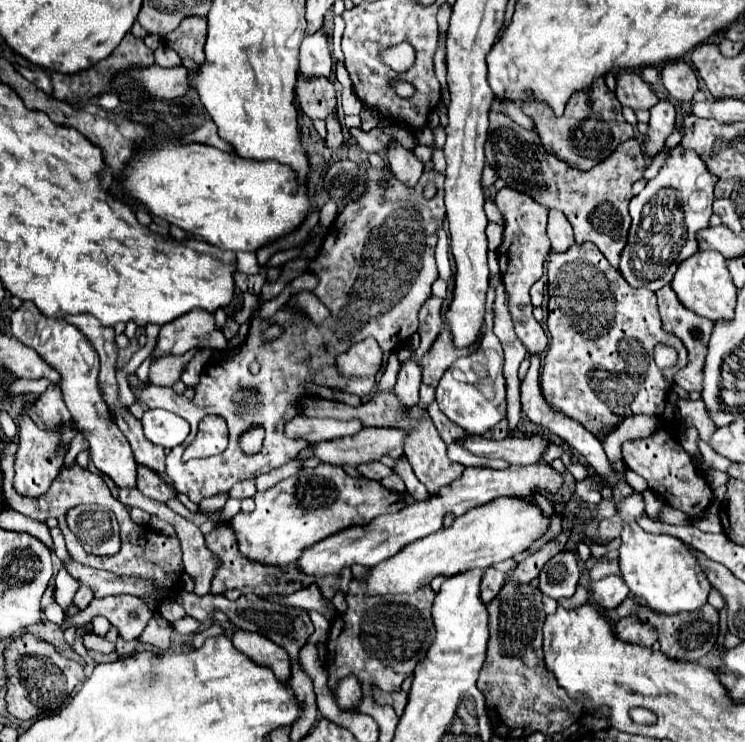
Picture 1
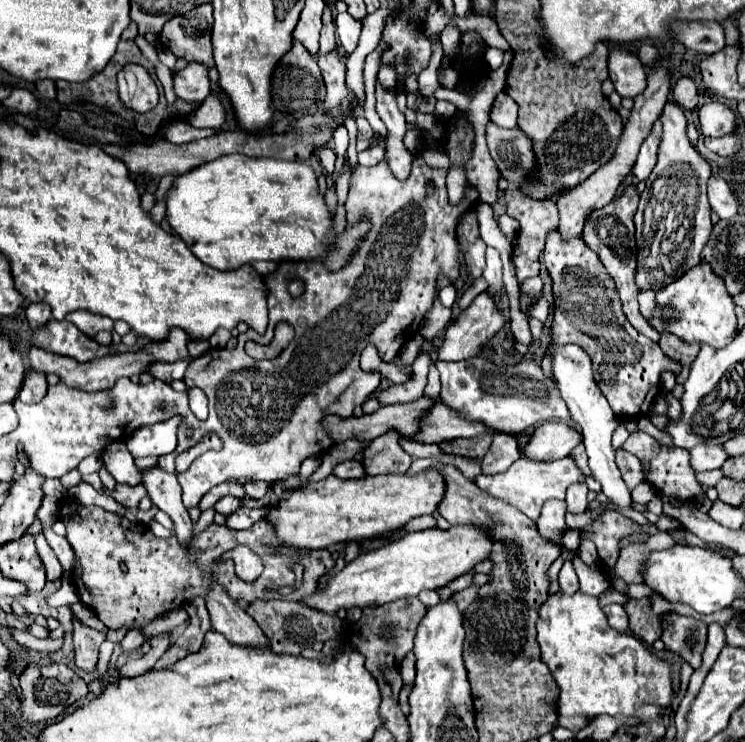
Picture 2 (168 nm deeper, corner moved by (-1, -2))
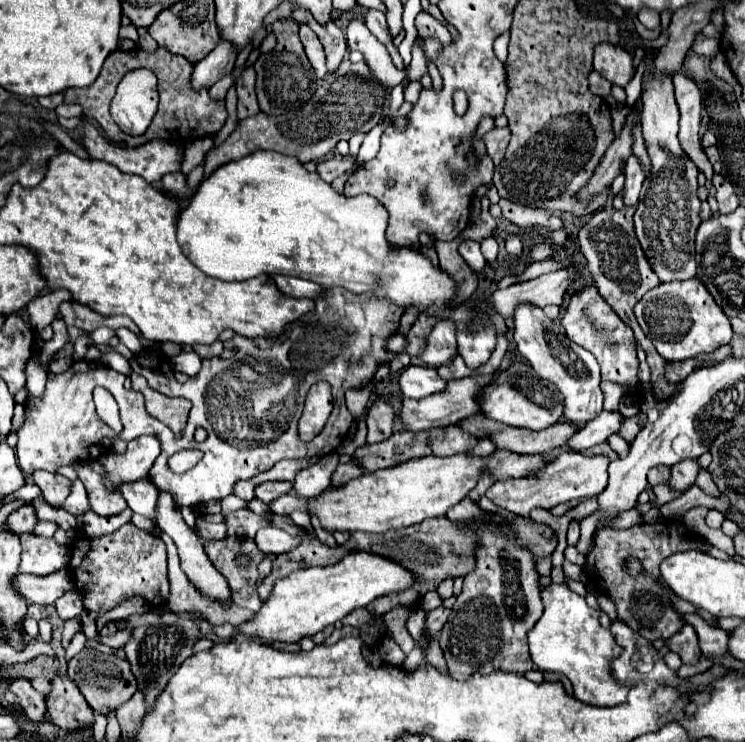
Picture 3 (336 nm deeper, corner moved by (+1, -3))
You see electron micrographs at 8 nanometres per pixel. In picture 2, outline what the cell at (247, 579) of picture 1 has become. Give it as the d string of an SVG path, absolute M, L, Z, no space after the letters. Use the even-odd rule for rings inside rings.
M74 499L62 501L58 519L66 525L66 539L76 553L76 567L70 573L70 581L76 585L80 601L94 609L98 619L108 629L144 629L158 615L184 605L186 599L196 595L206 597L206 591L212 583L222 585L232 599L244 599L248 603L256 599L304 601L318 589L318 579L334 567L334 559L328 549L316 553L276 549L276 545L272 545L272 533L268 533L268 525L262 525L262 521L244 531L234 531L226 525L212 523L184 549L176 537L160 539L152 535L152 531L148 533L144 525L130 523L126 517L108 513L96 505L84 507ZM238 545L250 547L264 561L264 573L252 583L244 583L238 579L232 559L216 565L216 559L222 553L232 551ZM120 561L124 561L124 569L120 567ZM294 563L304 565L304 575L300 583L296 583L296 575L292 571ZM282 587L292 587L292 593L282 595Z

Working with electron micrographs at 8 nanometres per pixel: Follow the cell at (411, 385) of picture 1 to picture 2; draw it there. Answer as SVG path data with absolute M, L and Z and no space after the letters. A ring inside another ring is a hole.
M386 431L368 445L364 451L364 465L368 475L402 475L410 469L412 457L402 449L398 441L398 431Z

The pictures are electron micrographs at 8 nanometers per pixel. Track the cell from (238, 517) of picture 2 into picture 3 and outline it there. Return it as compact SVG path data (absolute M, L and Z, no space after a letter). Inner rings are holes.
M196 508L196 534L202 536L204 540L222 540L226 538L226 524L212 524L212 522L204 522L204 508Z

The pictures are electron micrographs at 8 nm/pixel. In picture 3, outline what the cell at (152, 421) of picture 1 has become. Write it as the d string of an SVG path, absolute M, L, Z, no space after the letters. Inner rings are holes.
M142 436L128 442L128 450L124 454L104 454L98 462L104 466L102 484L106 490L120 490L122 484L136 482L148 476L154 458L158 456L158 440L152 436Z

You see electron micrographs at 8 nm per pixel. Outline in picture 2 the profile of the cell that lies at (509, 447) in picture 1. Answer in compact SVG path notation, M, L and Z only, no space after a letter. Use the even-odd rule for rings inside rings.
M548 421L534 429L528 443L520 447L520 455L530 461L550 463L566 457L582 441L580 433L560 421Z

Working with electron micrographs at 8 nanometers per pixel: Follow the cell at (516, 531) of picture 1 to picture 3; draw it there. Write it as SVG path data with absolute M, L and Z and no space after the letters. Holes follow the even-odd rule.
M352 552L334 566L302 568L278 580L272 594L256 612L256 616L236 626L236 632L250 638L260 638L264 644L300 642L300 638L314 636L328 624L340 622L352 610L368 606L378 596L410 588L412 582L414 576L406 574L406 570L402 570L402 566L398 566L396 562L378 558L376 554L368 552Z

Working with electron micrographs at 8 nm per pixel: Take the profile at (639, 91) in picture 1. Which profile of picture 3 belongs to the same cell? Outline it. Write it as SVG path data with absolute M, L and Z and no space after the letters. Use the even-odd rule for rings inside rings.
M602 42L594 48L594 70L612 84L626 86L634 76L632 54L622 46Z

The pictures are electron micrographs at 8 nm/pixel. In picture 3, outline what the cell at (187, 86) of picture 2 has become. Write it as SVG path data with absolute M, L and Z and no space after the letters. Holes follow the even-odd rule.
M220 42L212 54L208 54L202 62L196 62L194 74L192 74L192 86L194 88L210 88L216 84L222 76L230 74L236 62L236 48L230 42Z

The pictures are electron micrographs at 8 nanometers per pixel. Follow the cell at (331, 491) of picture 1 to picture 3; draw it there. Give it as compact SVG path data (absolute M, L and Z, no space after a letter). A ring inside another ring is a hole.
M494 450L486 458L474 458L468 454L456 454L448 458L424 456L400 462L374 474L362 474L360 478L350 480L342 490L324 490L318 498L308 500L308 510L318 514L326 530L366 530L382 532L390 528L406 528L418 524L426 518L444 516L454 504L462 502L468 492L478 484L482 474L490 474L496 480L508 478L526 478L536 470L546 466L544 454L514 454L510 450Z

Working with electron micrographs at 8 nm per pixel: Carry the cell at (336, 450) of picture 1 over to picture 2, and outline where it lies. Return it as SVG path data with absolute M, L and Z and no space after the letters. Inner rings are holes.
M436 403L424 413L424 419L420 421L420 429L410 441L442 443L456 437L476 437L484 431L488 431L484 429L484 425L468 425L468 421L460 421L460 417L452 413L452 409L444 409L444 405Z

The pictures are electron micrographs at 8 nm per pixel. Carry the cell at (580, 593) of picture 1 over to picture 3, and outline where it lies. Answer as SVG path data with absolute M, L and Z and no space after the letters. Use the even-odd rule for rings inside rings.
M686 614L686 622L694 626L694 630L700 636L700 648L704 654L728 654L729 631L718 630L710 626L706 620L702 620L698 614Z

